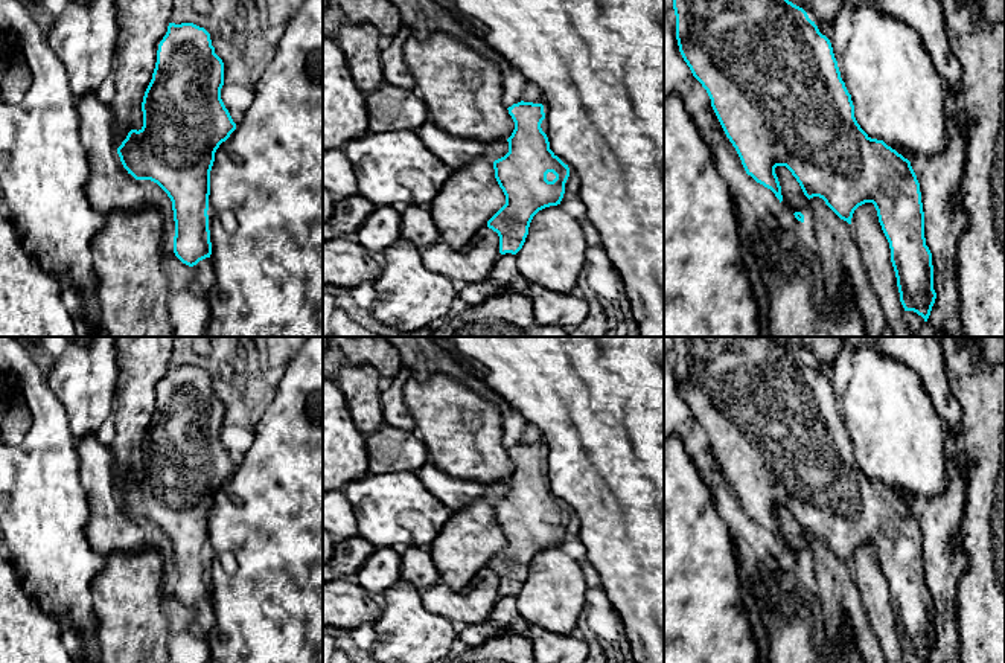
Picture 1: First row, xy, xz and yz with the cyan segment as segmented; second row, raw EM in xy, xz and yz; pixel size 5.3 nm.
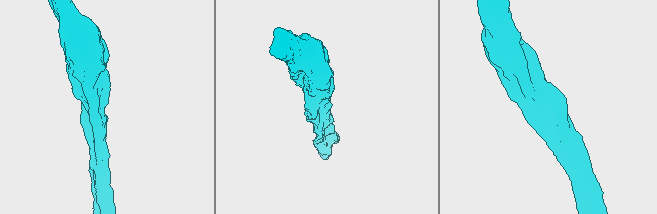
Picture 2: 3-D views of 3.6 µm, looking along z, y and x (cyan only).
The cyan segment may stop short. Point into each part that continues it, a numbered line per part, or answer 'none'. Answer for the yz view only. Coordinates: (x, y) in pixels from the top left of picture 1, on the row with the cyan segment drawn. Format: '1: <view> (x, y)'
1: yz (832, 238)

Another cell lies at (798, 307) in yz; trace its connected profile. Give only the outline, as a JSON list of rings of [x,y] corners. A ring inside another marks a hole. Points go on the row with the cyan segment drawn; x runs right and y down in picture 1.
[[[777,166],[781,186],[781,216],[777,230],[763,230],[749,239],[752,251],[763,259],[763,276],[769,290],[769,329],[772,337],[866,337],[853,296],[848,300],[827,303],[827,283],[819,283],[815,274],[799,264],[799,242],[810,241],[807,223],[810,200],[786,166]]]

